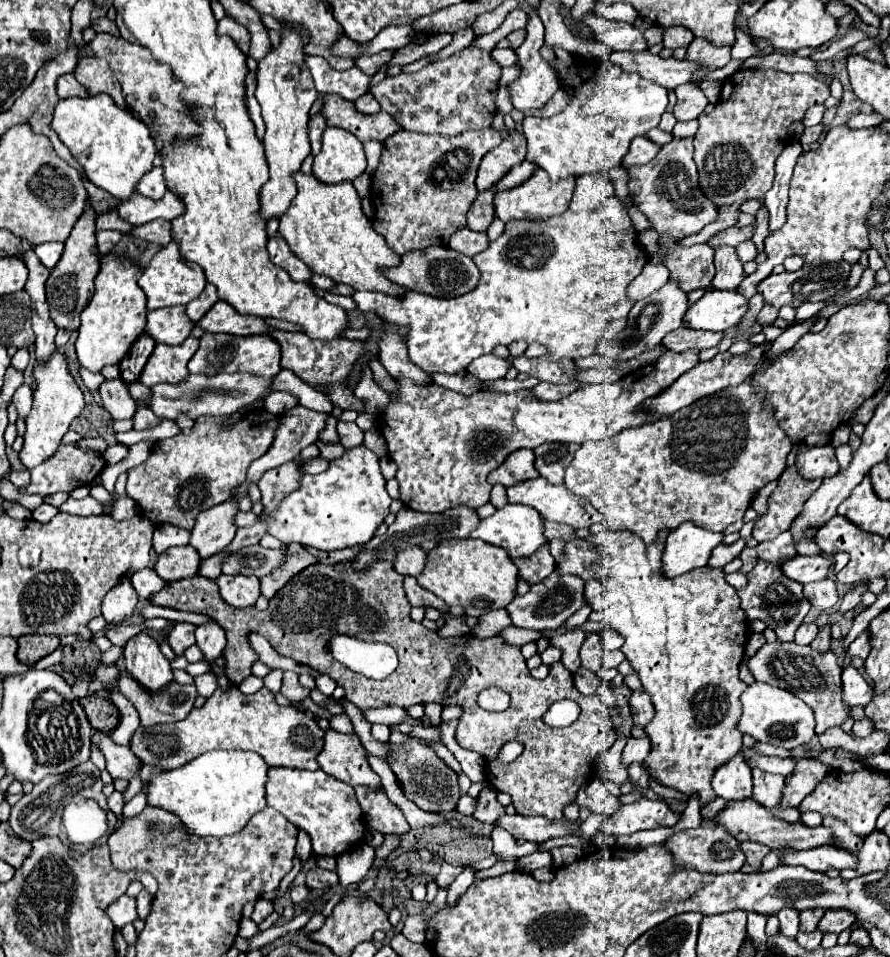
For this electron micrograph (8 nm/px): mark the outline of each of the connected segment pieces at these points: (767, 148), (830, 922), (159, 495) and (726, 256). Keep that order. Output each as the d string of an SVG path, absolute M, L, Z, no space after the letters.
M747 69L735 71L723 81L721 99L711 115L699 117L699 131L695 135L695 163L699 169L699 187L707 199L717 207L731 205L743 199L763 199L773 183L773 165L783 145L789 143L787 127L793 121L801 121L805 111L817 103L825 103L829 97L829 83L809 73L783 73L775 69Z
M829 909L821 917L817 929L823 931L823 933L841 933L847 927L851 927L853 921L855 921L855 917L849 911L833 911L833 909Z
M261 409L241 415L241 419L233 425L227 425L229 419L229 415L223 415L223 419L203 415L203 419L197 419L191 429L183 429L175 437L157 441L151 457L145 463L127 471L127 495L141 507L143 517L147 517L155 525L171 523L183 529L193 529L195 517L201 511L211 509L231 497L231 491L245 481L247 467L269 451L275 439L275 427L279 427L279 417Z
M717 247L715 249L715 267L717 267L717 273L715 273L715 279L711 281L711 285L715 289L735 291L741 285L741 281L745 279L743 263L735 255L733 247Z

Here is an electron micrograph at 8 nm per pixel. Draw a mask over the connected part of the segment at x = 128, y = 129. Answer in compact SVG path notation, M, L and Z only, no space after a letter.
M109 95L61 99L55 107L51 127L81 163L85 175L119 201L127 201L135 193L139 179L151 171L157 155L149 127L129 111L119 109Z

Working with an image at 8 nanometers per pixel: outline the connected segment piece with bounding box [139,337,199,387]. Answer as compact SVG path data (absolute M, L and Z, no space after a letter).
M187 337L181 345L155 345L139 381L145 387L155 387L155 383L181 383L189 375L187 363L197 347L199 341L195 337Z

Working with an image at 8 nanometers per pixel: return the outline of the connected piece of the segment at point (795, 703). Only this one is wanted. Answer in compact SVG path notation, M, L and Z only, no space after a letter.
M753 683L741 695L741 703L743 713L739 721L739 731L751 735L755 741L793 749L809 743L815 737L815 717L811 707L807 707L807 703L803 703L797 695L791 695L785 689L771 687L767 683Z

